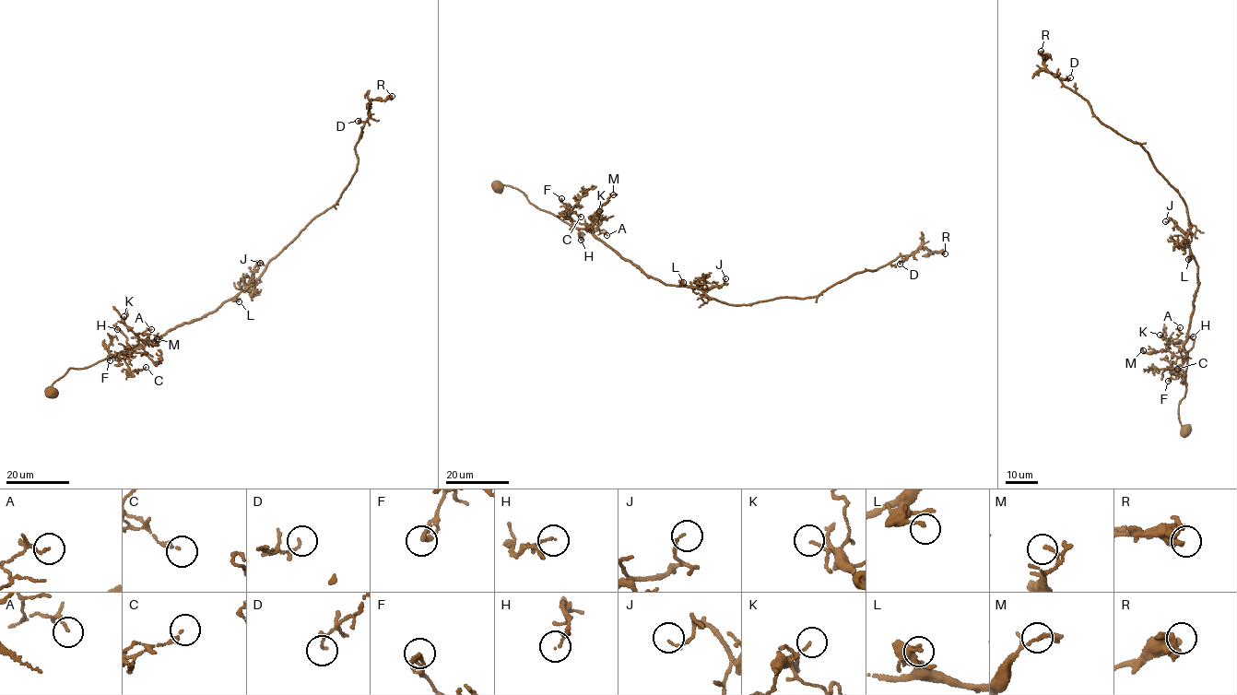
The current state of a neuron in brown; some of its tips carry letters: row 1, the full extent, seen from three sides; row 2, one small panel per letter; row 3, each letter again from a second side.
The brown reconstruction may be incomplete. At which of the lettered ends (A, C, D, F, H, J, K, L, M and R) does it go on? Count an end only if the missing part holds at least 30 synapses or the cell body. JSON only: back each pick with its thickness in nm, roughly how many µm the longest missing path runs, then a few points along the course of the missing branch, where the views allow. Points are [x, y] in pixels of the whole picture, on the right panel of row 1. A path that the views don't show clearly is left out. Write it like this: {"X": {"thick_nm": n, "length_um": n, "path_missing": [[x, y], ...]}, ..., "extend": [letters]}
{"extend": []}

